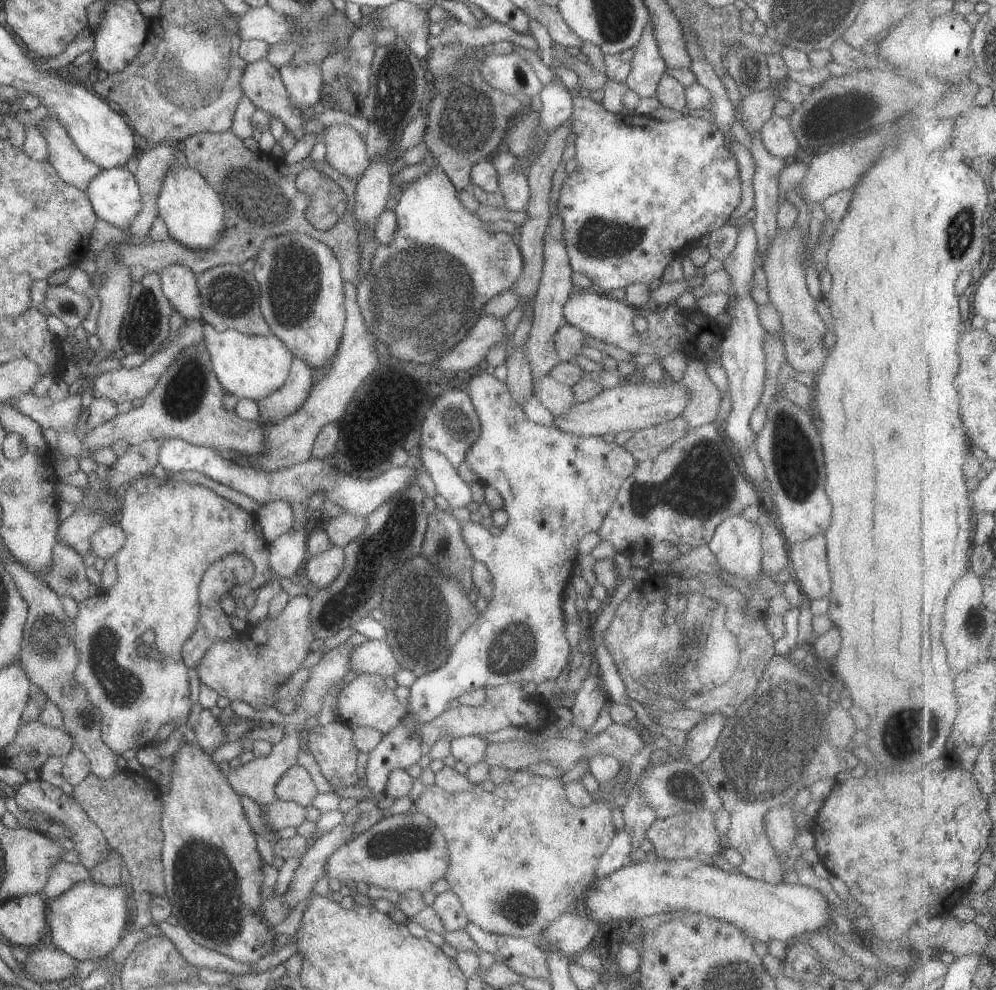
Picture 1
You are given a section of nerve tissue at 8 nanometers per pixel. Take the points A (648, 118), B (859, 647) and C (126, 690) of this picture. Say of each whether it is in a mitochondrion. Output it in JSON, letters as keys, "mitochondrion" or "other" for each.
{"A":"other","B":"other","C":"mitochondrion"}

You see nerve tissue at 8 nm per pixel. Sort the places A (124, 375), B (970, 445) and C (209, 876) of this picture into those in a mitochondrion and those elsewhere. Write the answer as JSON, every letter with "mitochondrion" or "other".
{"A":"other","B":"other","C":"mitochondrion"}

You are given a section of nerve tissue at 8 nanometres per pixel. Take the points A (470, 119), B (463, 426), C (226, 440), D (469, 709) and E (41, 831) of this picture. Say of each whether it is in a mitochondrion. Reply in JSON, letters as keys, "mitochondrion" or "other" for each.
{"A":"mitochondrion","B":"mitochondrion","C":"other","D":"other","E":"other"}

